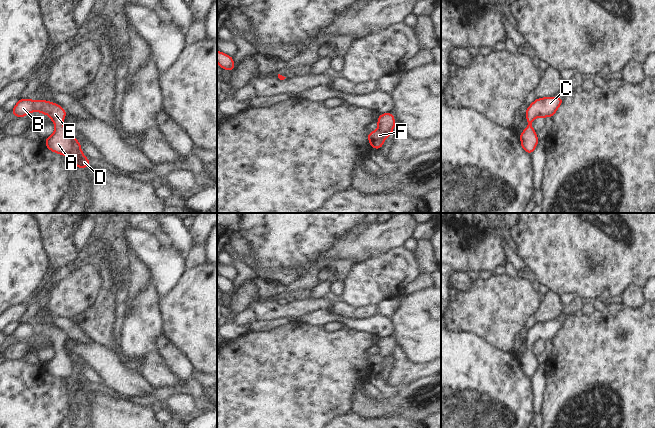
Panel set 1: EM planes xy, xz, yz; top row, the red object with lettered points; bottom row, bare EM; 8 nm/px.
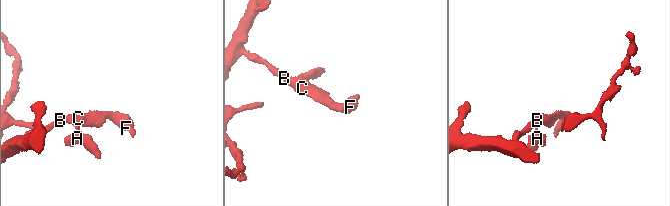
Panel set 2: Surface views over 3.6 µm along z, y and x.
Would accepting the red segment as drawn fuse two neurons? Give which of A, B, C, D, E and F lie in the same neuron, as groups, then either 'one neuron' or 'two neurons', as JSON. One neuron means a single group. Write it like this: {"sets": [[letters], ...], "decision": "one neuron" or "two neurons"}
{"sets": [["A", "B", "C", "D", "E", "F"]], "decision": "one neuron"}

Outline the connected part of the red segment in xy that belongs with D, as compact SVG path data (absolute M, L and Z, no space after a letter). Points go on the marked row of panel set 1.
M19 99L11 111L16 117L25 117L34 111L42 112L44 115L49 114L56 126L55 132L45 140L47 148L66 156L79 169L90 166L91 162L83 155L79 141L62 125L66 117L66 111L63 107L44 100Z

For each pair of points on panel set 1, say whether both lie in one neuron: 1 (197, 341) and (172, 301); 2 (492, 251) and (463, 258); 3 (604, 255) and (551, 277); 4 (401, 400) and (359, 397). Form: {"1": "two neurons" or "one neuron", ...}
{"1": "one neuron", "2": "one neuron", "3": "one neuron", "4": "one neuron"}

